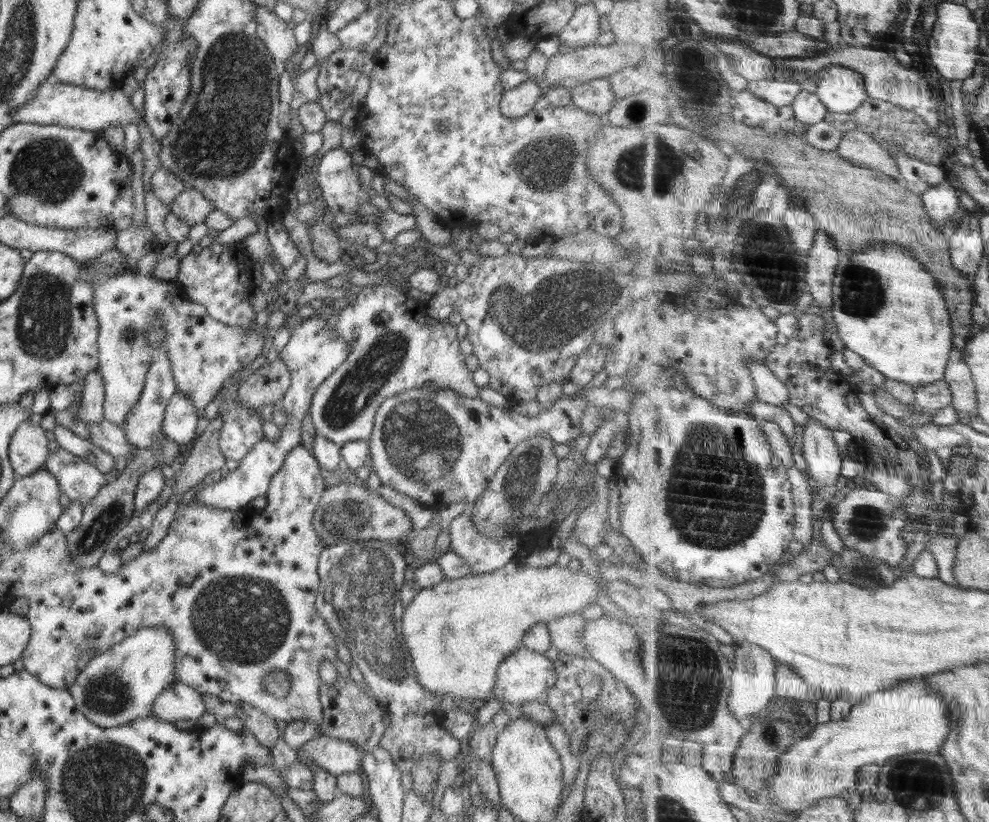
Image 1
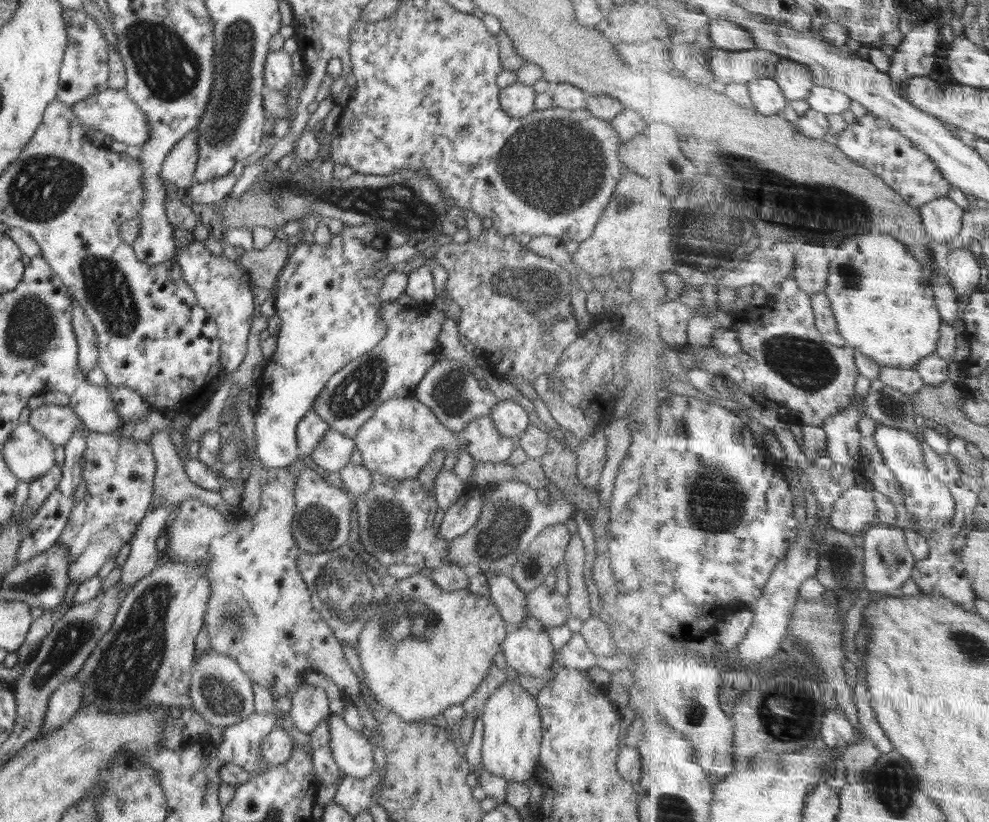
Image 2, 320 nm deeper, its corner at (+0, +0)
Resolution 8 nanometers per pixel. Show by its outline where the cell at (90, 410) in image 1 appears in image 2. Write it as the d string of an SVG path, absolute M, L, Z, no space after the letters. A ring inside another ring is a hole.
M72 301L72 326L78 345L78 362L86 375L98 365L98 347L95 330L78 302Z

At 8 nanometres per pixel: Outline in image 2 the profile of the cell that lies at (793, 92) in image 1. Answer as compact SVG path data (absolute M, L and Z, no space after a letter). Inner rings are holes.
M792 59L780 62L775 79L790 101L807 99L817 86L813 70Z

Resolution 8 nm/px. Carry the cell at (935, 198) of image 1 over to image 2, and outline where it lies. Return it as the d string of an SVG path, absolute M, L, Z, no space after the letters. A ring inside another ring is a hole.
M952 197L933 200L921 208L923 223L934 242L955 239L962 231L967 210Z

